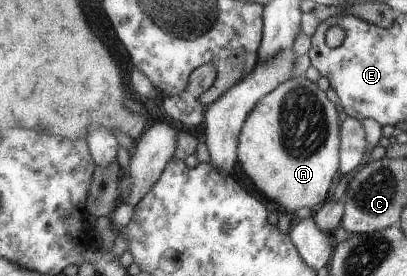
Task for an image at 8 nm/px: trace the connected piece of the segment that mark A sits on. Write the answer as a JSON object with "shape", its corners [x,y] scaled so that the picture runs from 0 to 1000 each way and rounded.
{"shape":[[[747,275],[713,283],[693,297],[693,304],[683,304],[668,333],[654,341],[651,351],[644,351],[639,370],[631,370],[631,380],[622,391],[622,406],[612,409],[612,420],[604,424],[602,453],[592,464],[590,507],[585,511],[585,587],[590,587],[595,623],[614,645],[619,667],[624,667],[654,717],[663,717],[668,732],[688,739],[703,772],[722,775],[727,761],[742,750],[774,761],[781,739],[791,739],[796,725],[806,717],[816,652],[821,652],[821,638],[830,630],[830,514],[838,514],[838,507],[830,507],[830,457],[835,457],[830,442],[835,442],[835,413],[830,413],[826,384],[806,362],[801,337],[803,333],[791,333],[791,326],[781,319],[779,301],[759,293]]]}

